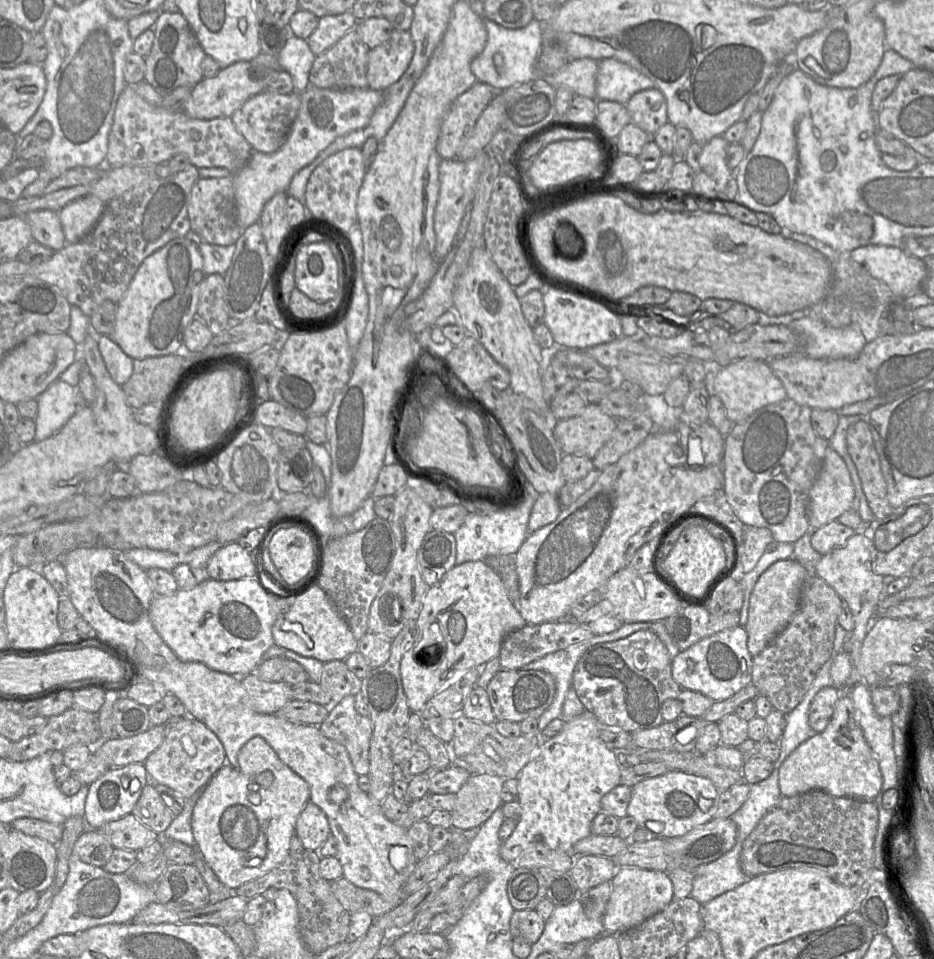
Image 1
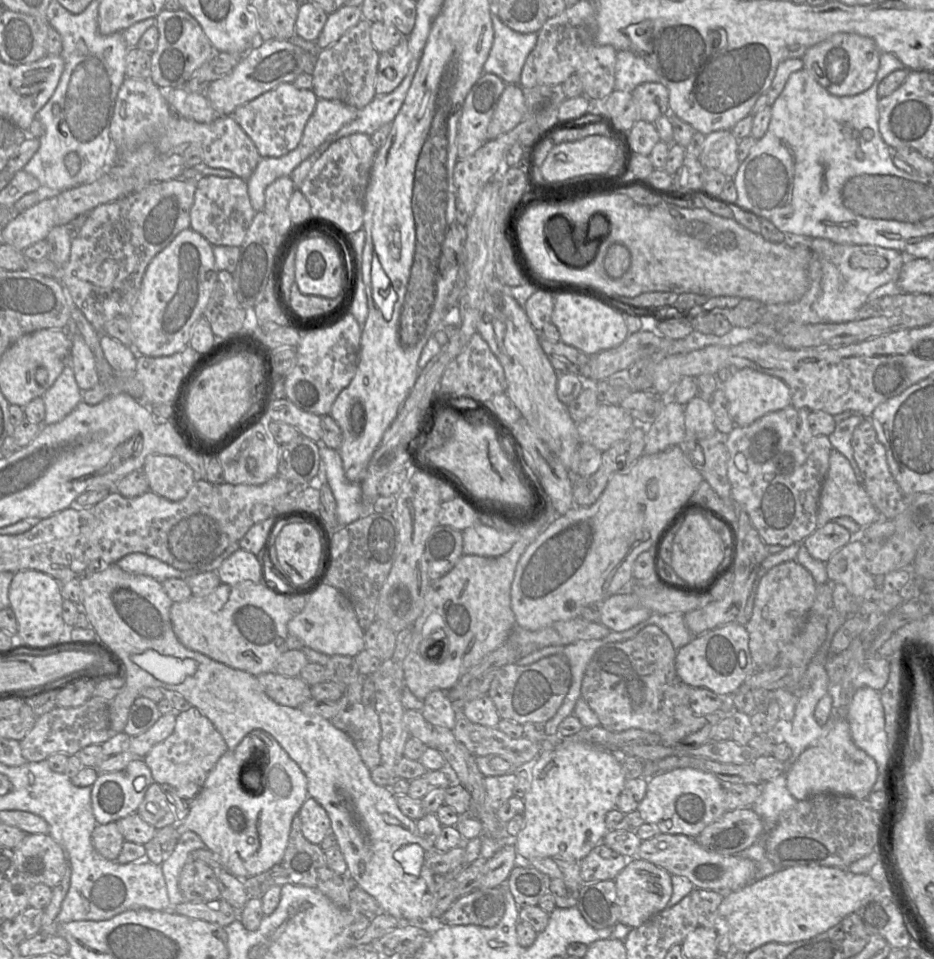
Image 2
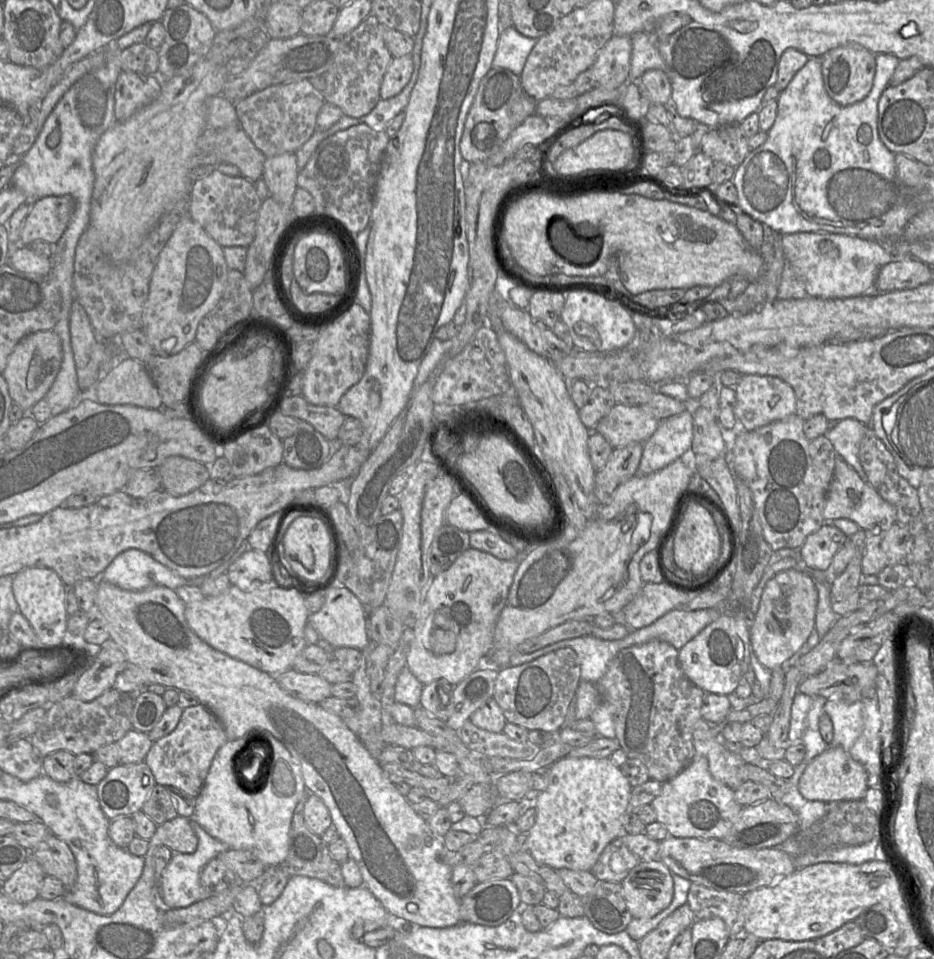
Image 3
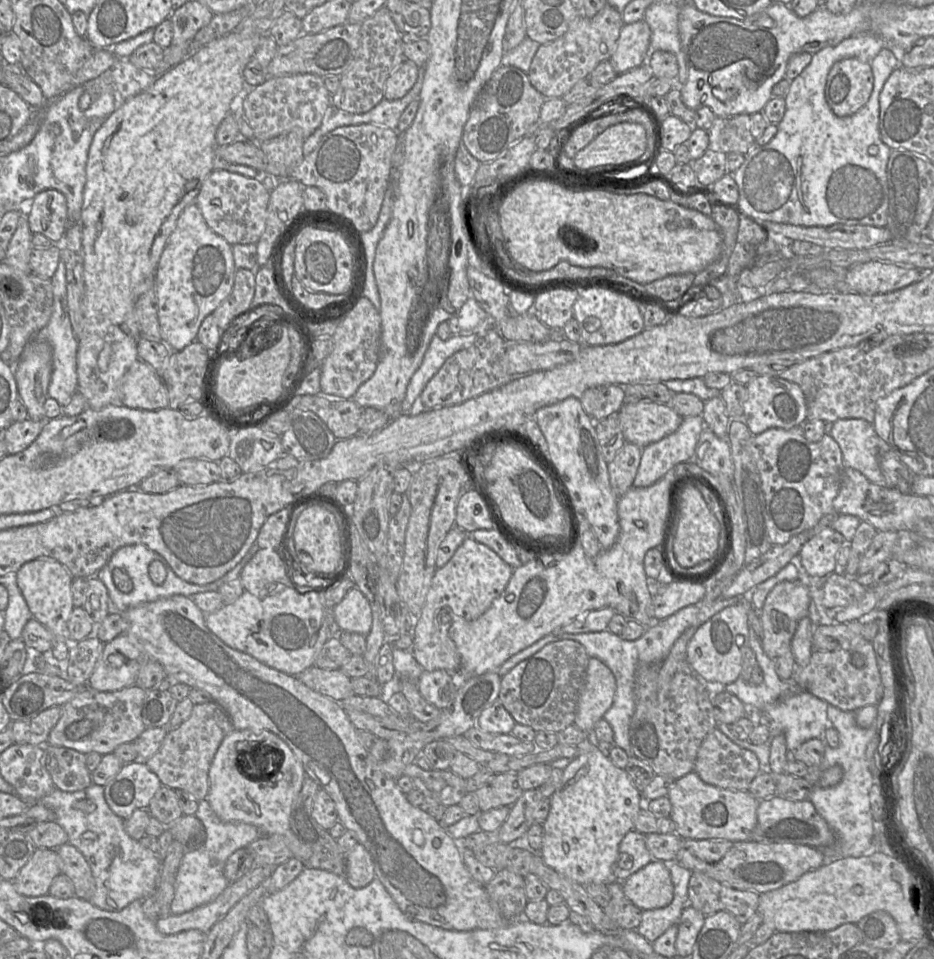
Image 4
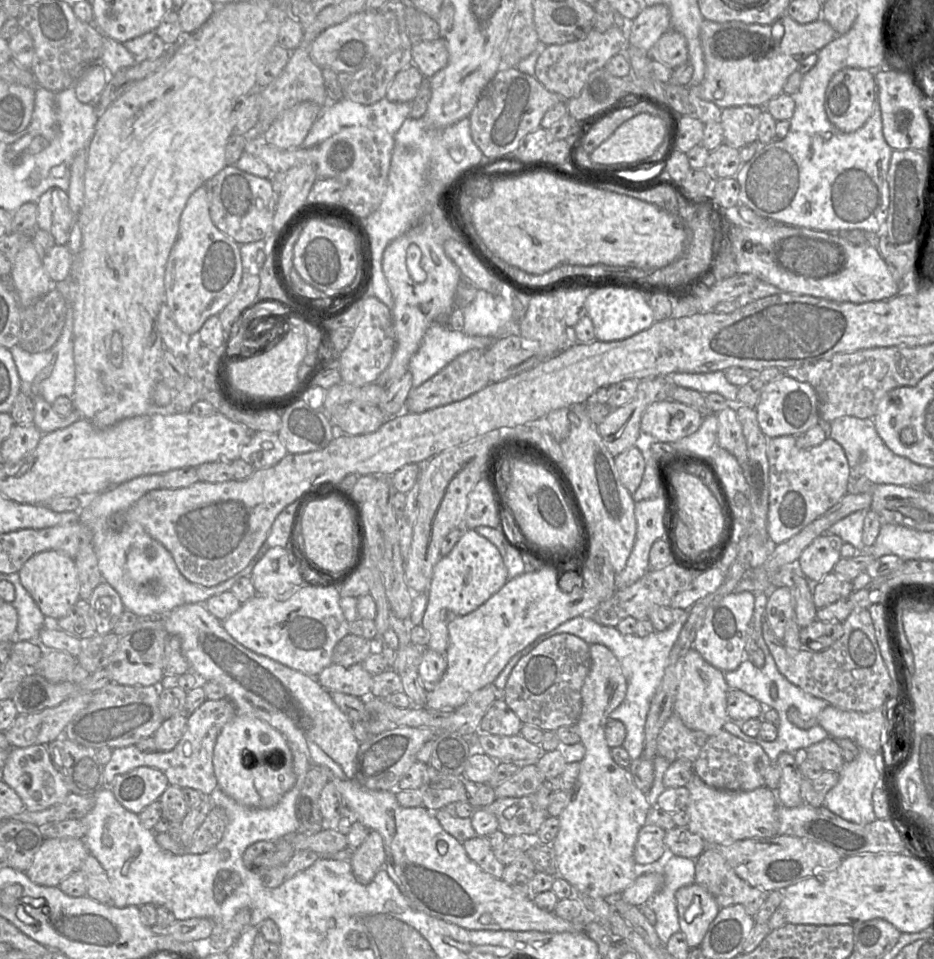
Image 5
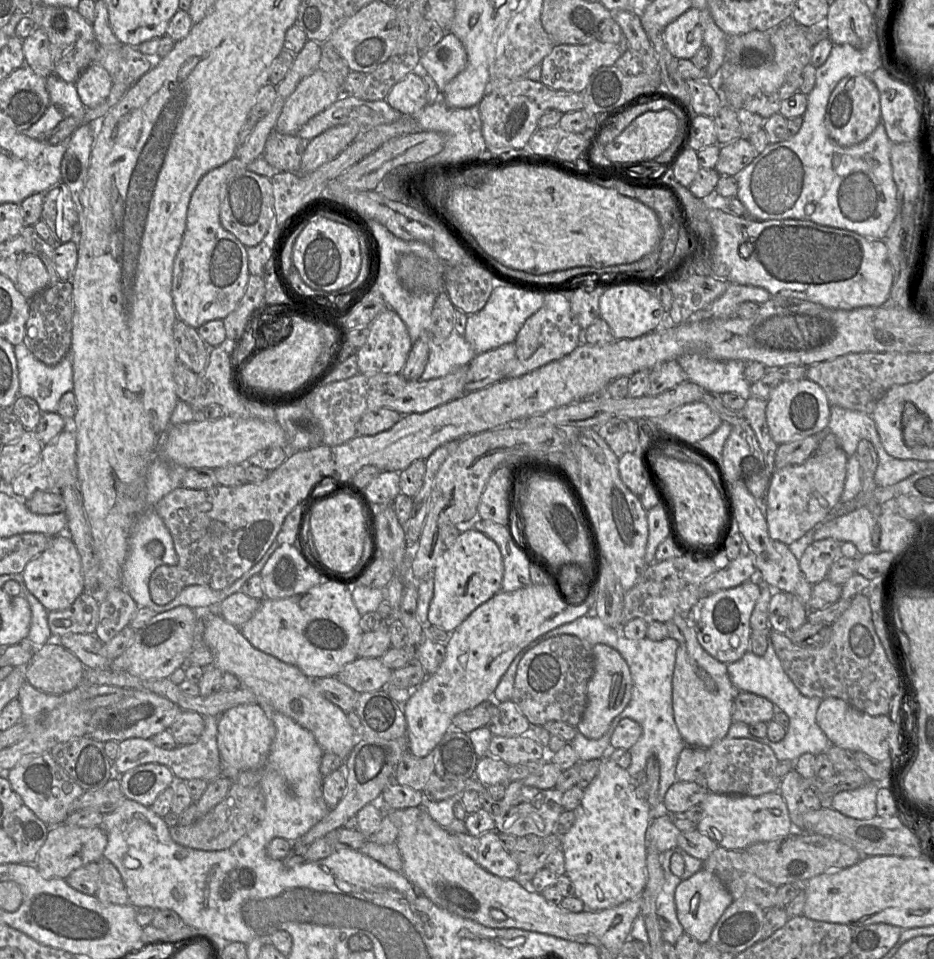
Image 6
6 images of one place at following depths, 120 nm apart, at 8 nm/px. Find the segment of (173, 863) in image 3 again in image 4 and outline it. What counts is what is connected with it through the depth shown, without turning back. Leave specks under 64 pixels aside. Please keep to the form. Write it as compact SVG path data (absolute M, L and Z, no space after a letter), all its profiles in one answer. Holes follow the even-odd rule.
M206 799L199 801L198 809L194 815L205 828L206 840L201 847L187 850L181 860L176 874L174 898L170 907L171 914L174 915L191 911L218 897L230 884L224 875L224 867L228 857L263 835L254 825L220 820Z

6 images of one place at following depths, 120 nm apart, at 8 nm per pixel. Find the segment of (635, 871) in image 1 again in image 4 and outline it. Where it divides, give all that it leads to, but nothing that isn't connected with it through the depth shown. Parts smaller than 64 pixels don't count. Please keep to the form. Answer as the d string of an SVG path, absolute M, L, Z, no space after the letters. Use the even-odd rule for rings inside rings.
M652 860L622 884L625 896L641 910L663 908L674 897L670 872L659 860Z

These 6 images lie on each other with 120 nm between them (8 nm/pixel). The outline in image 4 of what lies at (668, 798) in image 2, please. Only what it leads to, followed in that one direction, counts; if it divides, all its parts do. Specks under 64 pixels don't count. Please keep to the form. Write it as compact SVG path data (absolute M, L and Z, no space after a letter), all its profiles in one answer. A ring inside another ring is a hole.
M691 771L673 783L667 796L672 805L669 817L676 824L675 833L682 839L751 840L757 825L757 807L760 800L748 791L729 790L706 784L695 771Z

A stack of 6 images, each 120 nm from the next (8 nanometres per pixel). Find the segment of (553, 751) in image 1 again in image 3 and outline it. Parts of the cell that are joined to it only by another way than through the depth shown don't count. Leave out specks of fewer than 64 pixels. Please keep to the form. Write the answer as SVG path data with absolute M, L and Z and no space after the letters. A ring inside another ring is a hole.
M563 757L547 770L547 787L531 804L536 808L536 821L528 831L529 853L540 864L555 870L590 871L604 848L623 834L623 815L629 809L631 785L619 767L609 758Z

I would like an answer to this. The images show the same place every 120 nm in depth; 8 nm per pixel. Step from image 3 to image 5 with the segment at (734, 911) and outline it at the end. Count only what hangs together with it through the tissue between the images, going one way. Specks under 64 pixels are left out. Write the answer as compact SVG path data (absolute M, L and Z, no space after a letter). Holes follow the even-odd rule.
M706 849L695 860L695 883L705 888L720 908L741 904L754 917L768 893L741 879L715 849Z

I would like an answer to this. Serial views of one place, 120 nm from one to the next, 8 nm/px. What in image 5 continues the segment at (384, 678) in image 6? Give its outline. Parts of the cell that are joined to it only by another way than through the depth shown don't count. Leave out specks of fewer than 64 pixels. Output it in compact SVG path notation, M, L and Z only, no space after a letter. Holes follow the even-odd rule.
M332 663L315 678L329 692L340 692L359 698L371 696L373 675L367 672L361 663L348 667Z

